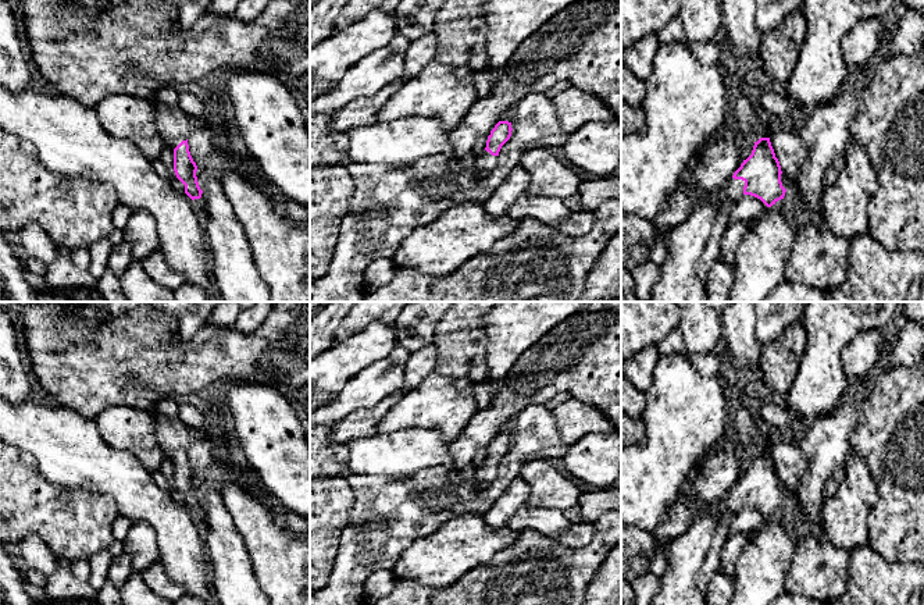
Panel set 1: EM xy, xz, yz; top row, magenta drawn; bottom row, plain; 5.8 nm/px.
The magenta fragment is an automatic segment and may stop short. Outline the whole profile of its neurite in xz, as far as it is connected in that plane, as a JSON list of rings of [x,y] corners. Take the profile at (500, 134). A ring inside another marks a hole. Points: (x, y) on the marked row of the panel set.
[[[499,121],[490,131],[490,135],[486,140],[485,152],[479,156],[475,156],[474,163],[474,167],[481,179],[486,179],[490,175],[492,170],[495,168],[499,160],[499,152],[502,146],[510,139],[511,131],[511,122],[509,121]]]

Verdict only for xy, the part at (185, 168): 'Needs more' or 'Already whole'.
Needs more

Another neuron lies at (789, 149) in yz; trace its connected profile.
[[[782,127],[770,129],[760,138],[770,139],[775,157],[779,161],[781,171],[788,179],[793,178],[809,154],[800,134]]]

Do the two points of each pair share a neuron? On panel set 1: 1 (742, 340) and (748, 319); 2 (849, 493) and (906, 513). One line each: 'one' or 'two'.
1: one
2: two

